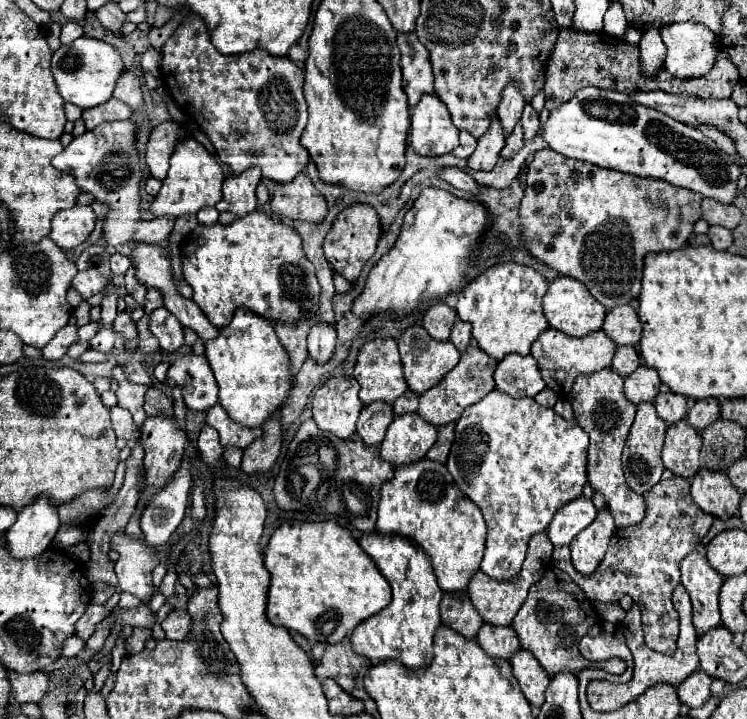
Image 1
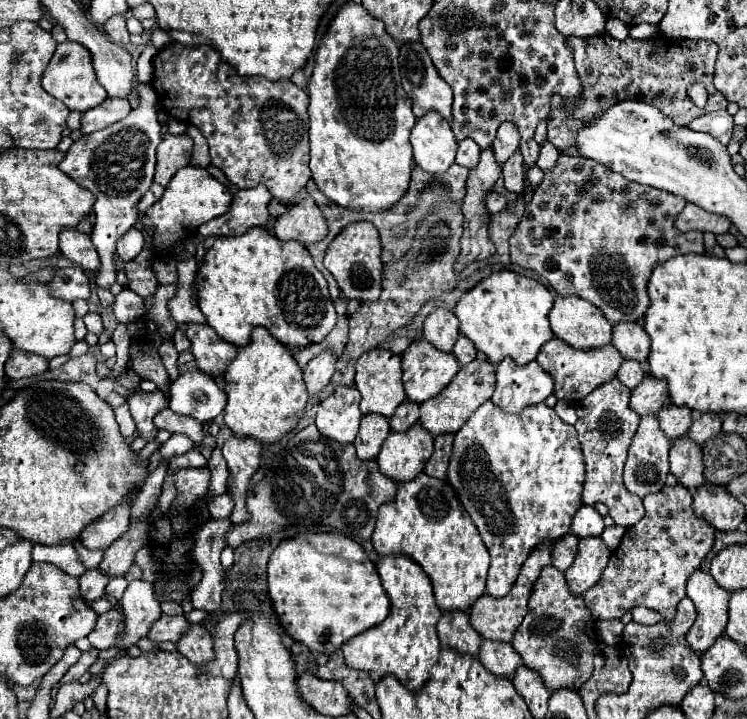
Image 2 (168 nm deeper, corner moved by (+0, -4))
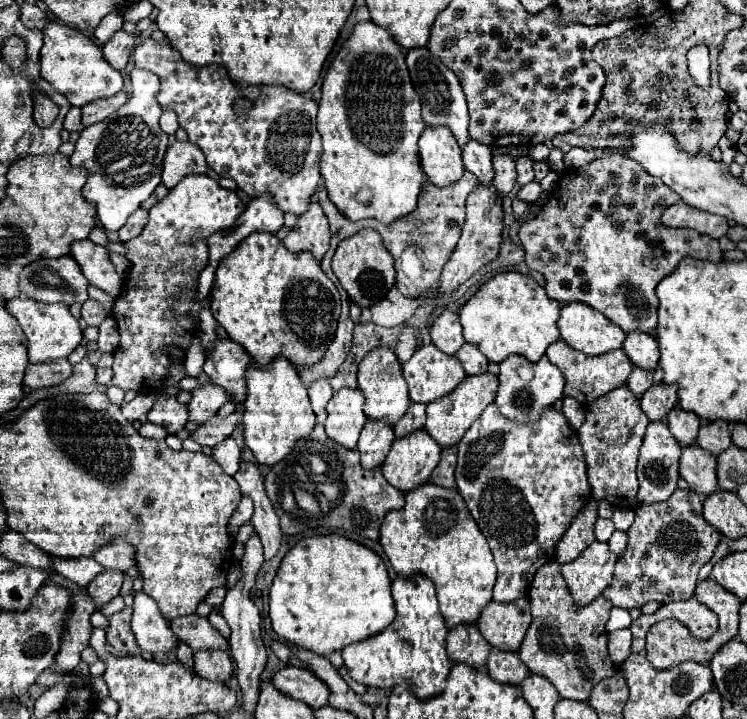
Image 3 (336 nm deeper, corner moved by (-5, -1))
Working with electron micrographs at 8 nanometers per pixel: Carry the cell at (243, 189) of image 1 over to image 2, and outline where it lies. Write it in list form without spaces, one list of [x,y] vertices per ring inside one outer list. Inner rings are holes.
[[[251,187],[241,189],[233,197],[231,211],[227,215],[219,215],[219,219],[211,219],[211,223],[205,223],[199,227],[199,235],[223,235],[223,237],[237,237],[243,235],[249,227],[259,225],[263,227],[269,219],[267,203],[271,201],[271,193],[267,187]]]

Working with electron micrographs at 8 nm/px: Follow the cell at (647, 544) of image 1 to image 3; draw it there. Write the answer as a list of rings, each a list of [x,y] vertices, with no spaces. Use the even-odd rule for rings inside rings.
[[[676,490],[666,502],[652,504],[652,506],[638,506],[634,510],[634,514],[636,514],[634,522],[626,532],[628,534],[626,552],[616,562],[614,580],[604,590],[604,596],[608,596],[614,606],[626,608],[626,610],[642,608],[650,600],[668,604],[668,602],[676,602],[676,600],[688,600],[690,596],[694,596],[698,572],[712,558],[712,554],[720,542],[720,534],[716,532],[716,528],[706,524],[702,518],[702,496],[692,490]]]

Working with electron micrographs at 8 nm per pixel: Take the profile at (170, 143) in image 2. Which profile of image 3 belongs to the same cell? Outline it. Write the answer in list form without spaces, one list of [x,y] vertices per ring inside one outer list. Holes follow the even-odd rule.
[[[174,140],[168,146],[168,152],[164,158],[162,184],[170,190],[182,178],[186,178],[190,174],[206,174],[206,170],[208,170],[208,164],[206,164],[200,148],[196,148],[196,144]]]

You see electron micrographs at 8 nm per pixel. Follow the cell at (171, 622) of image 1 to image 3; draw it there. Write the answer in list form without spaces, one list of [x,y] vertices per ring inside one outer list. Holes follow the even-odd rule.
[[[204,650],[194,654],[194,672],[202,678],[228,684],[232,678],[232,660],[224,650]]]

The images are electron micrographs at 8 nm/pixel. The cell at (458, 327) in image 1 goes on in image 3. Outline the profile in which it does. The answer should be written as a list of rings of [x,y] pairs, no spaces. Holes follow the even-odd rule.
[[[464,344],[464,346],[458,350],[456,358],[460,360],[460,364],[462,364],[462,368],[464,368],[464,372],[466,372],[468,376],[484,374],[486,368],[488,368],[488,360],[486,360],[484,354],[482,354],[476,346],[472,346],[472,344]]]

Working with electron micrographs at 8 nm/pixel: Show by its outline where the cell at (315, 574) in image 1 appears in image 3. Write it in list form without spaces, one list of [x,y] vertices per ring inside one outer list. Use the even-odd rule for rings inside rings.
[[[338,534],[312,536],[300,540],[282,560],[274,584],[270,588],[270,620],[274,632],[300,648],[314,654],[328,656],[334,650],[342,650],[348,644],[366,640],[380,634],[394,620],[394,600],[390,596],[390,578],[386,566],[378,554],[370,548],[352,542]]]

